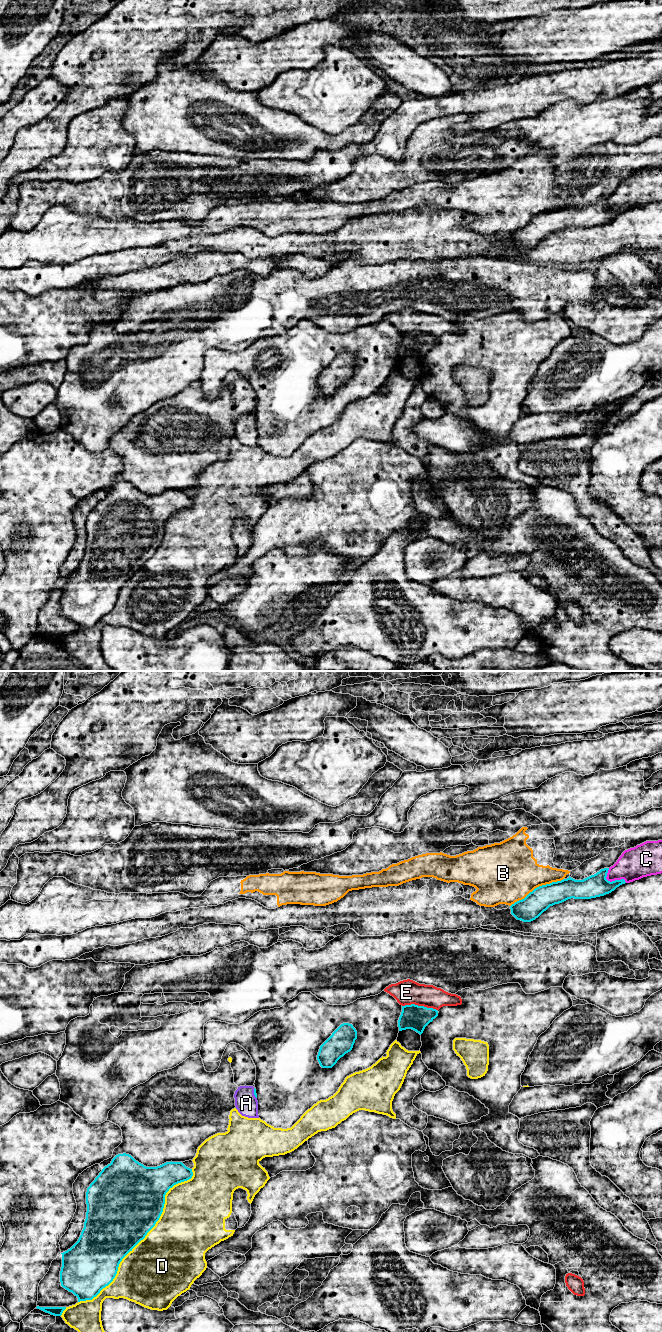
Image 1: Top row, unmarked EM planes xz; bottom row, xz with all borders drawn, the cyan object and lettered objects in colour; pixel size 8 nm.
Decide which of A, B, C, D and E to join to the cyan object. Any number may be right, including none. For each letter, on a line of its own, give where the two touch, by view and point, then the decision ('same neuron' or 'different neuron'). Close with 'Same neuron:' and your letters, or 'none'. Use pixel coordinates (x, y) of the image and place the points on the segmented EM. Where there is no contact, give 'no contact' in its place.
A: contact xz (254, 1093); same neuron
B: contact xz (537, 887); different neuron
C: contact xz (612, 881); different neuron
D: contact xz (144, 1237); different neuron
E: contact xz (419, 1006); different neuron
Same neuron: A

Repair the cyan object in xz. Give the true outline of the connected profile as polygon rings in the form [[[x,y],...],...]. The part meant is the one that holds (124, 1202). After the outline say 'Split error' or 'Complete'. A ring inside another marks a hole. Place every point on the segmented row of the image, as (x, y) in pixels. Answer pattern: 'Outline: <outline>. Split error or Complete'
Outline: [[[129,1154],[116,1155],[87,1188],[87,1212],[84,1228],[78,1241],[70,1249],[61,1253],[61,1286],[72,1292],[78,1298],[78,1302],[92,1300],[96,1297],[103,1288],[113,1281],[122,1259],[155,1226],[163,1212],[165,1195],[169,1189],[178,1183],[191,1179],[192,1176],[192,1169],[186,1167],[182,1162],[171,1161],[157,1167],[146,1167]]]. Complete

